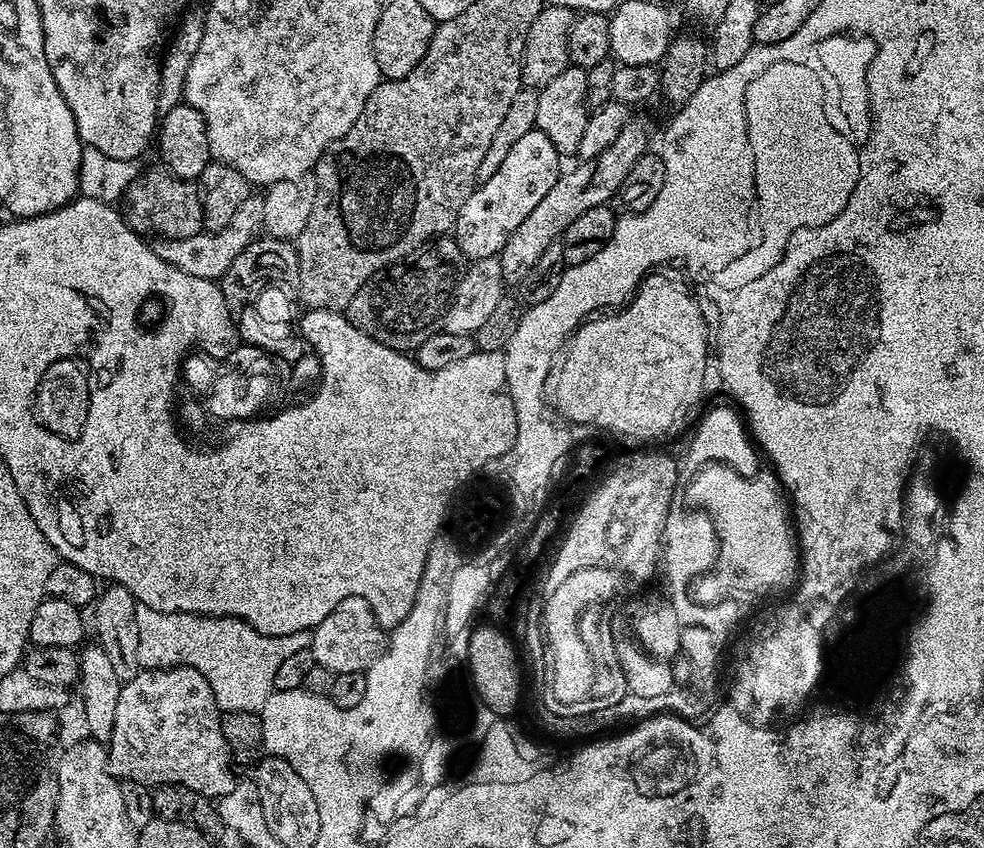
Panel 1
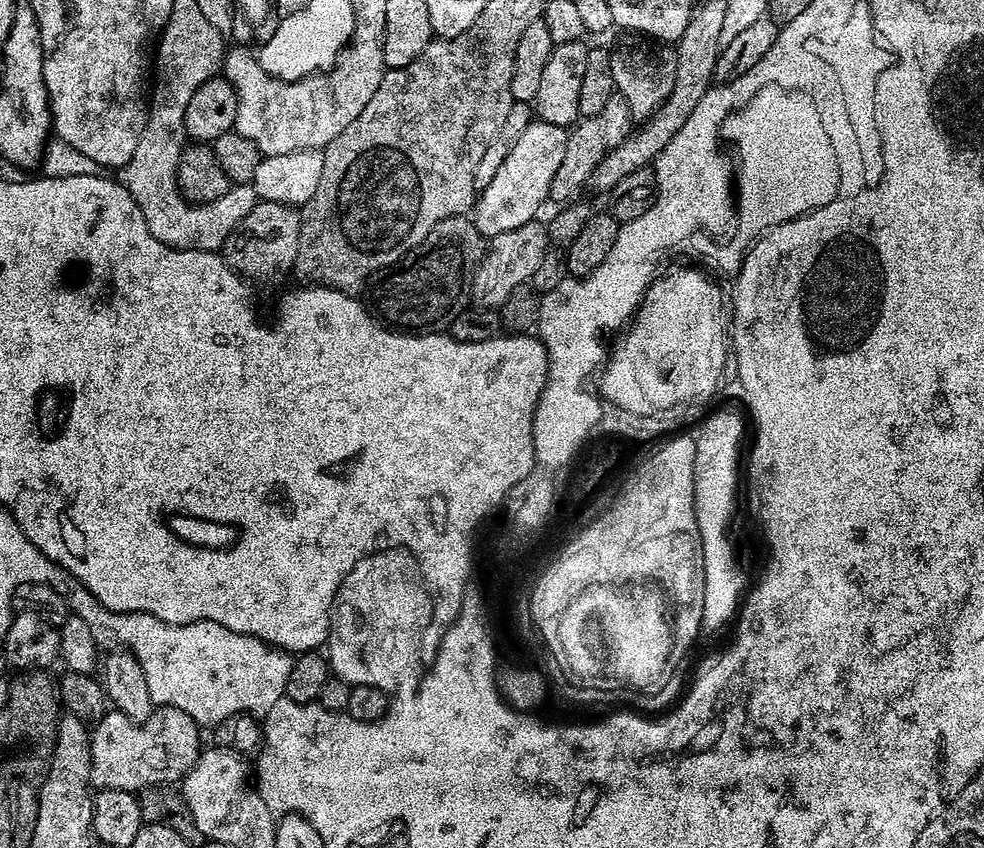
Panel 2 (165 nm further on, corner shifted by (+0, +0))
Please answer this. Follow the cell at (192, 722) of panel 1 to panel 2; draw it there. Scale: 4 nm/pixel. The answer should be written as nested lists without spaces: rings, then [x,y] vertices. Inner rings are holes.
[[[157,707],[144,723],[136,723],[117,710],[105,711],[90,732],[93,785],[97,789],[117,788],[135,794],[141,788],[175,785],[200,757],[200,732],[198,725],[176,708]]]

